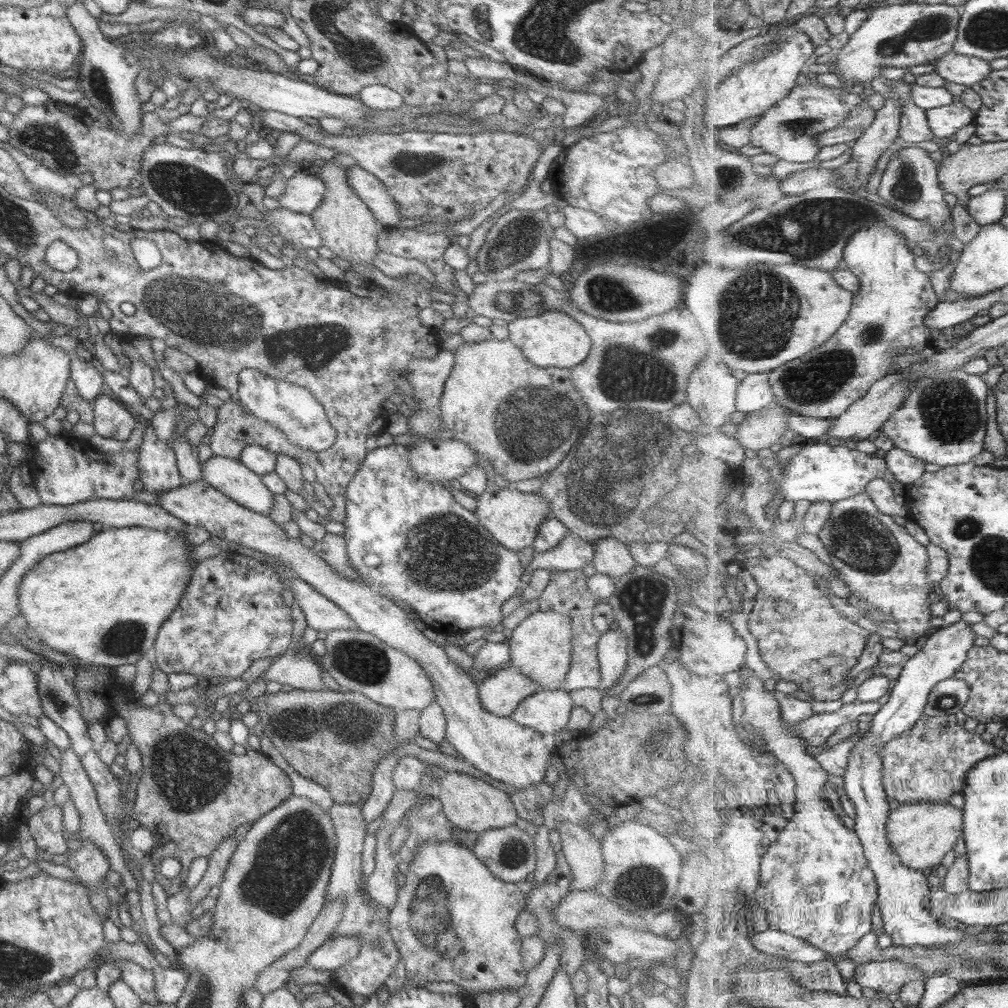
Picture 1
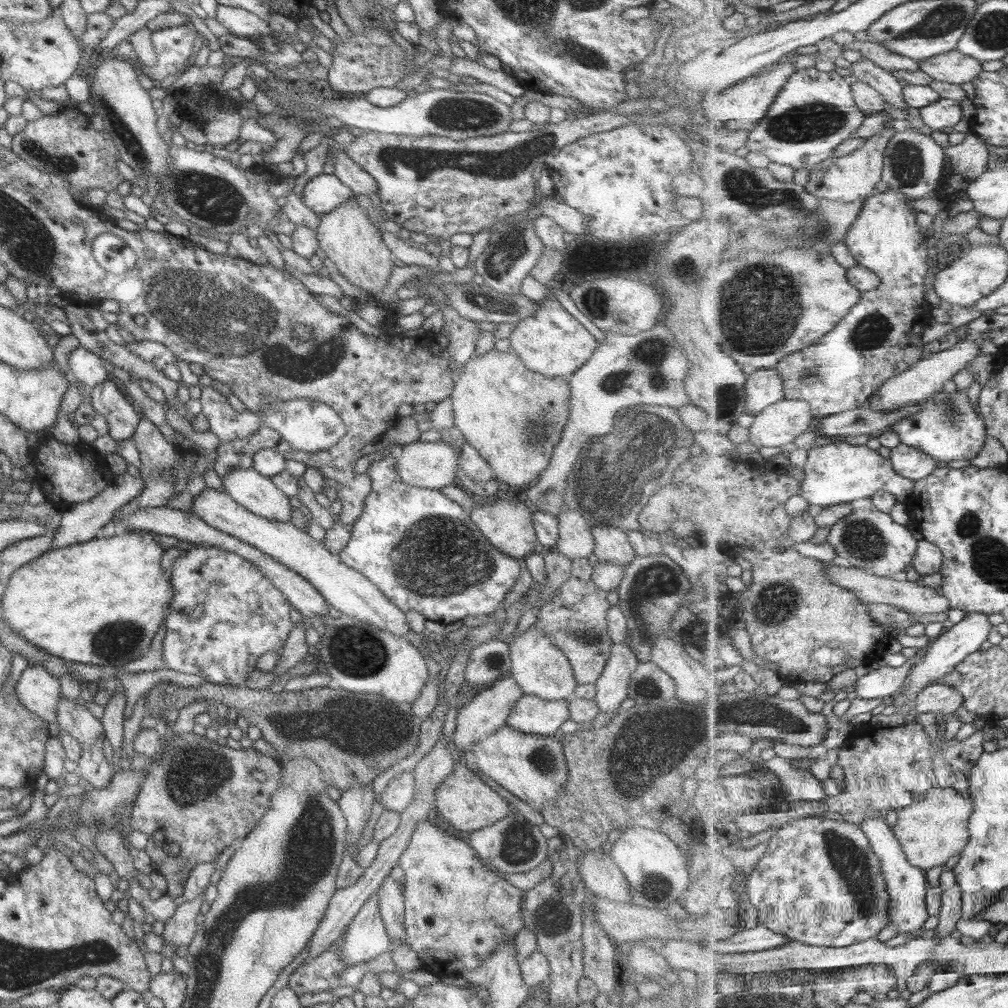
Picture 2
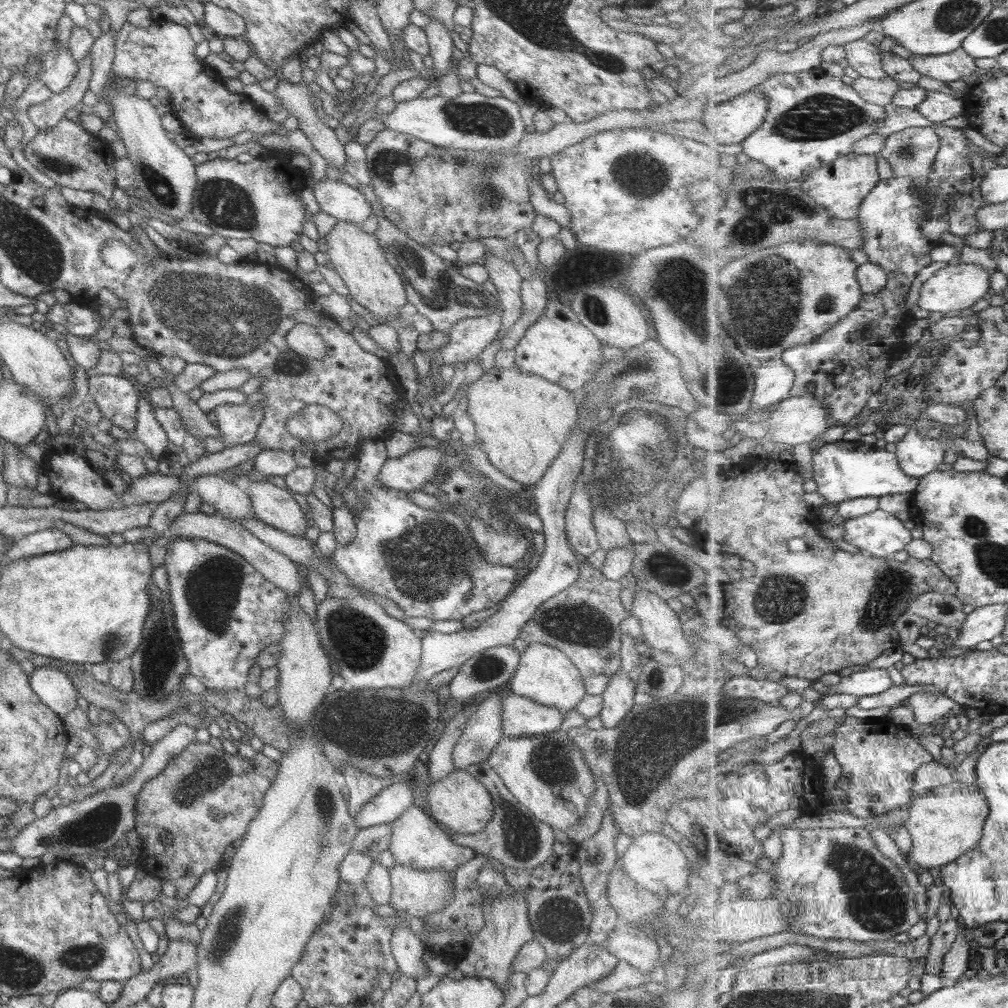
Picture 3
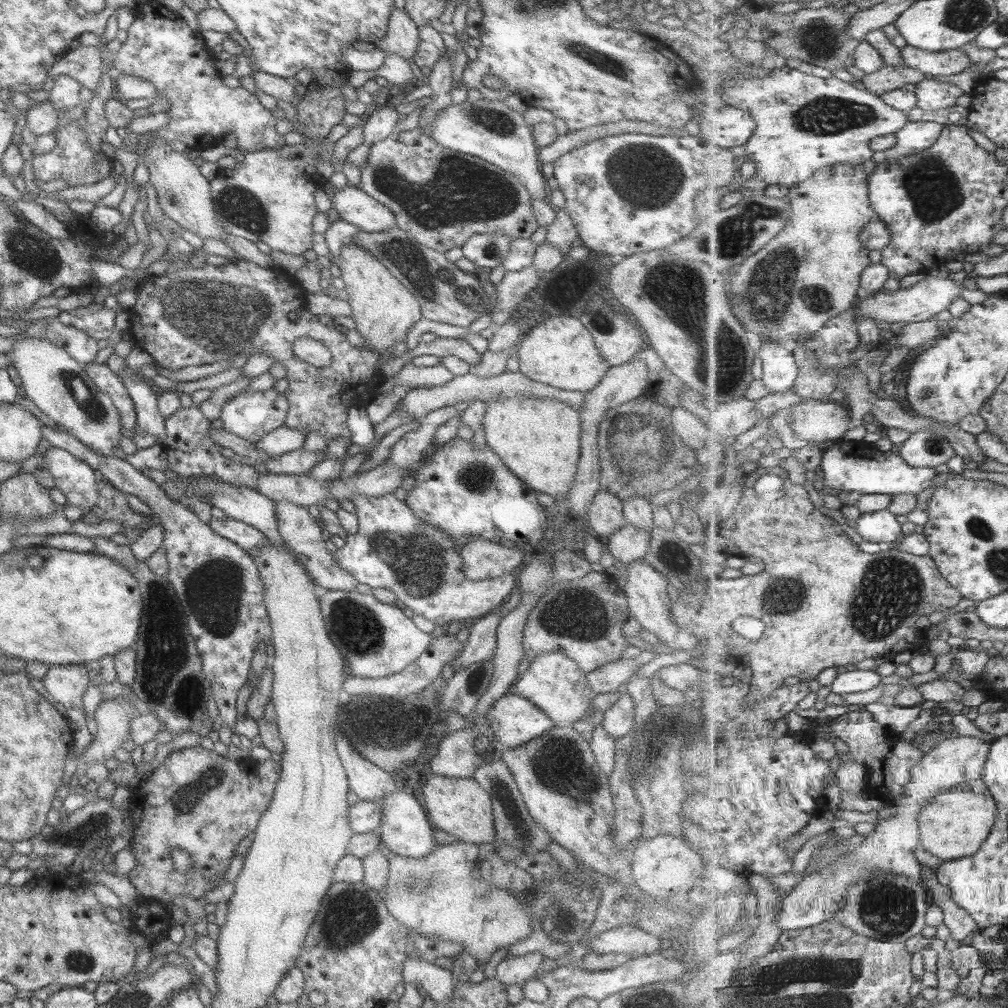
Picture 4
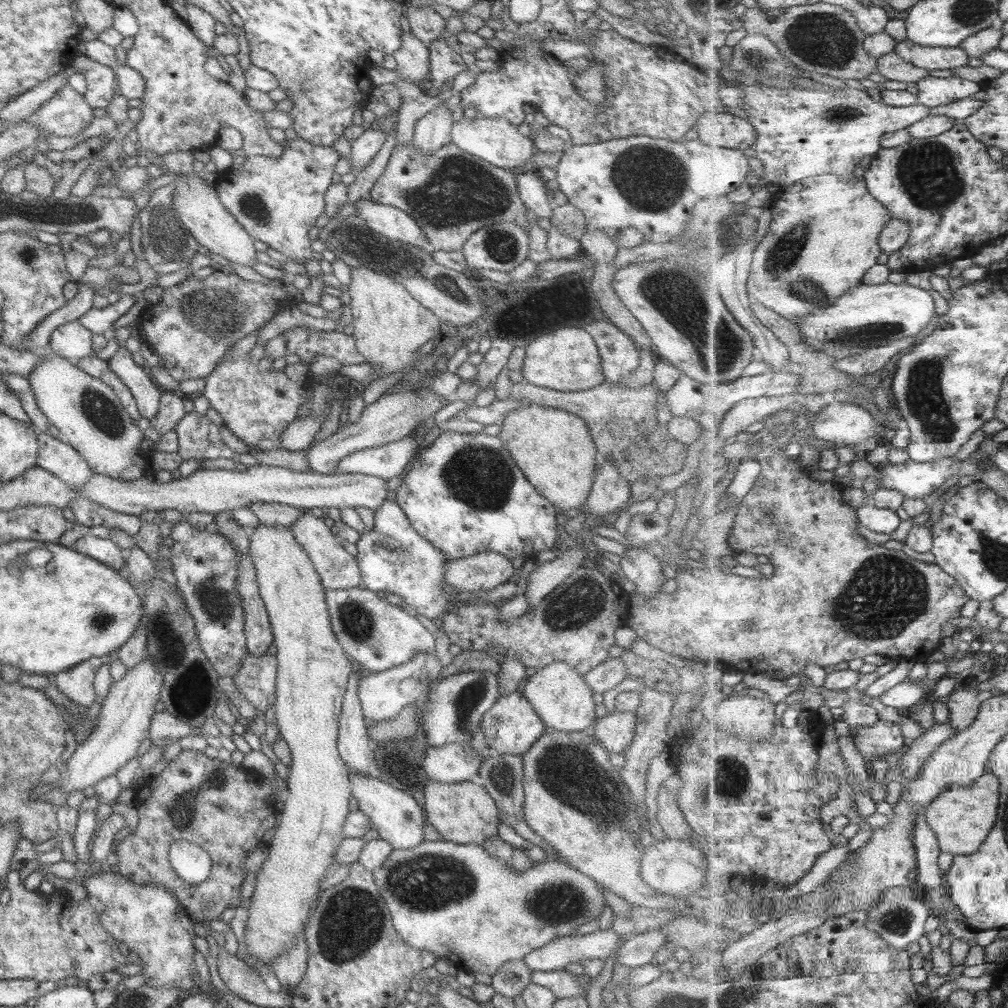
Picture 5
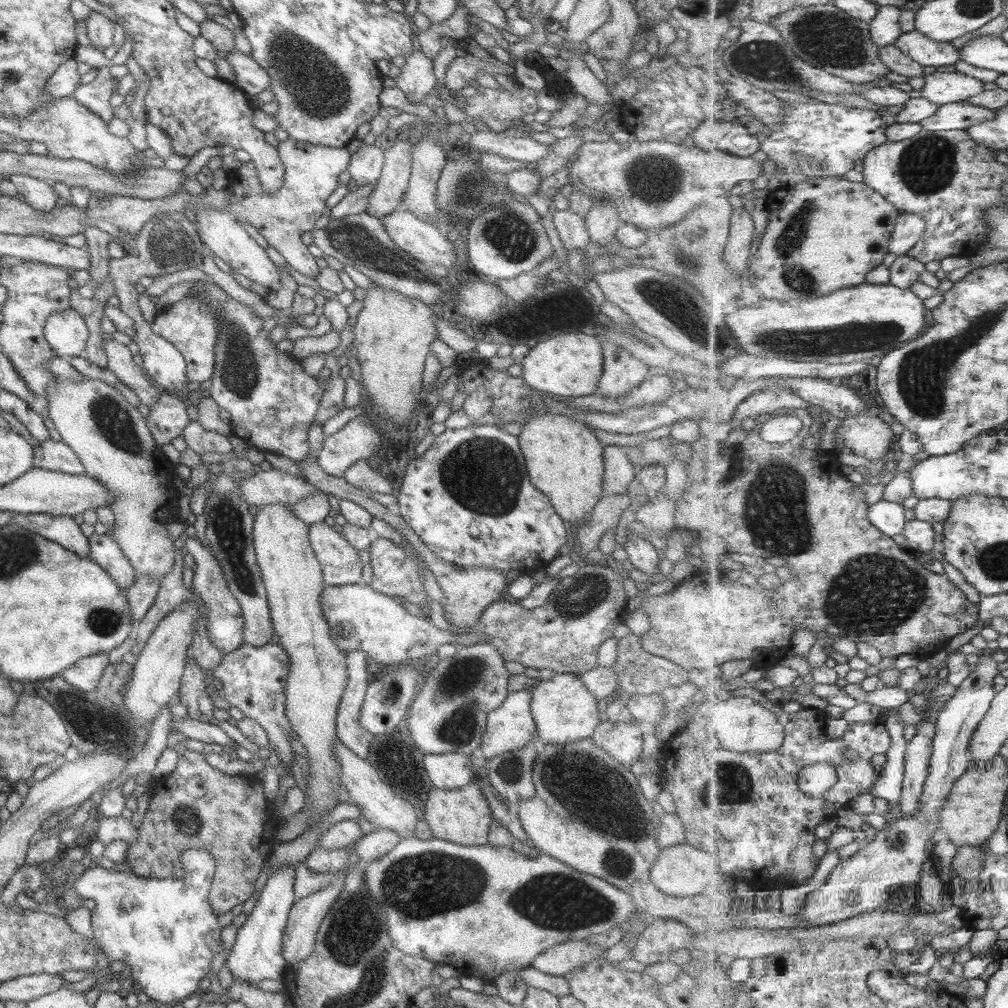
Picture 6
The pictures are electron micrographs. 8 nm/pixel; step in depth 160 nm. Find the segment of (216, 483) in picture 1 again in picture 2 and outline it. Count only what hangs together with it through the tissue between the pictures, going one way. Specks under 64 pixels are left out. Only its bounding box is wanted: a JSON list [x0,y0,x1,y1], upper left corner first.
[221,468,294,522]

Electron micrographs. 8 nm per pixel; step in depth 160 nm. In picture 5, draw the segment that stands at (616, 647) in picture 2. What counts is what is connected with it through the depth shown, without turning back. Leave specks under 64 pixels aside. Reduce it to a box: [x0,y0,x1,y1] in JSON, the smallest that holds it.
[588,710,636,754]

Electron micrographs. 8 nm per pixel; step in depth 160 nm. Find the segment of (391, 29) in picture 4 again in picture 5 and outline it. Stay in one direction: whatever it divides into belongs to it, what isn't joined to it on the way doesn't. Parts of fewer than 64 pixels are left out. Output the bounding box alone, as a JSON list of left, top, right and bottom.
[368,32,428,87]

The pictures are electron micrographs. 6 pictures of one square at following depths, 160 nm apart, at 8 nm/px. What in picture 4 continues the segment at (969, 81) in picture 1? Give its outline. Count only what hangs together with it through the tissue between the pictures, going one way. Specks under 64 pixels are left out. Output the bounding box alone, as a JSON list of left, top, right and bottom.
[902,44,973,78]

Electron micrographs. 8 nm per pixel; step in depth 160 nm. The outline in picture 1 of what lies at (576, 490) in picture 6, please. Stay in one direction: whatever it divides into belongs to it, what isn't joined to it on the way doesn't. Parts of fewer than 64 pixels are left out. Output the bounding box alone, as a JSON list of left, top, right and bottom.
[439,337,590,483]

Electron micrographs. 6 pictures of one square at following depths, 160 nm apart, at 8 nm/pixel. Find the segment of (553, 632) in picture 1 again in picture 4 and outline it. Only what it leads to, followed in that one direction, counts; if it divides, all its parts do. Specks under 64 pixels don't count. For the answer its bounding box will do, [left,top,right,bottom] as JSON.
[513,652,595,727]

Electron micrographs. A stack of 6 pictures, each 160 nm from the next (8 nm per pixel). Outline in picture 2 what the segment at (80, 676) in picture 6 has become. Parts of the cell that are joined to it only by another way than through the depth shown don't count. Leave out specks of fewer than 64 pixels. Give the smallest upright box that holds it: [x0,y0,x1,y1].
[13,665,60,722]

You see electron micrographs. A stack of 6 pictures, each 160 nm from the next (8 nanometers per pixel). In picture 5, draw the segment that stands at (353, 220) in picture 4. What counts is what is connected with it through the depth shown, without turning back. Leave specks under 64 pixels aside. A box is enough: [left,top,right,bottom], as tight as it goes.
[354,200,429,251]

